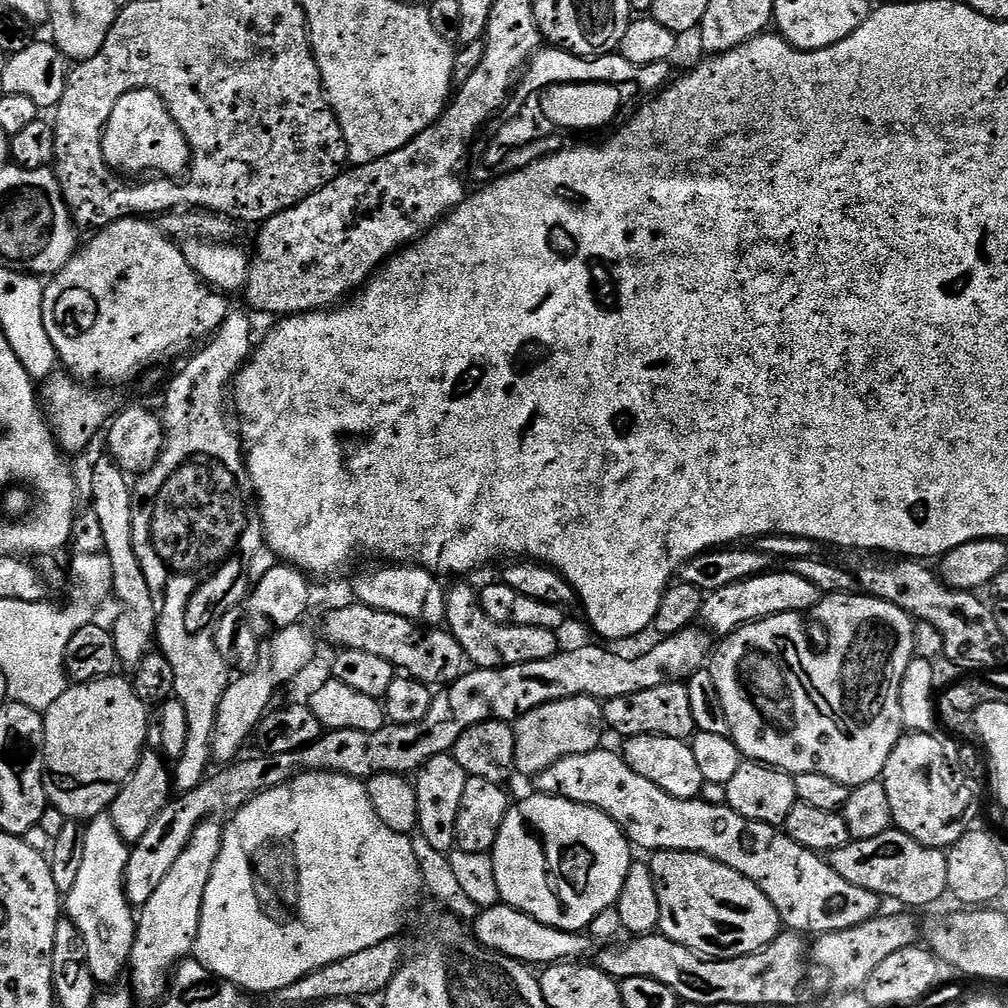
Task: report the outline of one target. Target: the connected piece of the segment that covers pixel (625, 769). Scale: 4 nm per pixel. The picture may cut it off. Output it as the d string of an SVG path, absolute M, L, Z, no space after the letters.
M606 748L574 754L554 762L554 766L546 766L534 778L535 791L602 810L624 831L628 843L637 849L645 848L645 853L693 852L714 858L730 866L730 870L738 870L738 874L750 878L770 898L785 929L801 934L837 932L862 926L862 922L881 915L881 896L854 886L854 882L846 882L821 853L798 846L777 825L742 818L742 814L724 802L707 804L704 798L674 798L654 786L654 782L642 778L642 774L634 774L619 751L607 752Z

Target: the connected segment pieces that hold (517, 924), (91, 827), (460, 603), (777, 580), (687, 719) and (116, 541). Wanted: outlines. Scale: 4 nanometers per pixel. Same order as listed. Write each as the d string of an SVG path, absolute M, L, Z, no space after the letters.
M503 902L494 905L492 908L483 909L479 913L474 924L474 935L480 945L497 952L503 956L509 956L511 960L518 960L525 966L540 964L563 964L565 962L576 962L594 948L593 941L587 935L579 932L563 932L554 926L546 926L534 918L530 918L525 912L511 908Z
M111 815L93 816L84 828L84 845L82 846L82 866L78 870L78 879L74 881L74 890L63 897L62 908L67 919L74 922L78 934L84 938L84 953L90 966L90 974L94 974L97 985L112 986L120 975L125 975L132 959L132 947L136 941L136 921L133 905L128 903L124 893L124 871L128 861L130 845L118 834Z
M456 584L447 593L446 621L447 631L462 646L465 657L473 660L476 668L505 668L518 666L522 662L542 662L542 658L550 658L561 651L560 636L545 628L530 626L514 626L499 624L490 619L480 606L477 589L468 584Z
M769 570L761 576L734 582L722 590L707 593L700 611L703 627L717 637L723 638L736 632L743 624L753 624L787 612L807 614L814 606L820 604L822 594L818 590L818 586L814 586L814 582L806 582L806 578L802 578L802 574L794 574L791 570L776 571Z
M687 683L654 686L654 690L642 690L638 694L626 694L622 698L605 700L602 704L604 722L620 738L630 736L665 736L691 741L696 732L694 714L690 710L690 694Z
M104 454L104 457L101 458L100 461L97 462L96 465L92 468L92 512L96 515L96 524L100 527L100 540L102 543L103 551L107 552L108 557L110 558L110 570L114 570L114 582L112 583L112 596L114 600L117 600L120 603L120 613L116 616L116 625L111 625L110 631L112 633L112 637L114 638L114 646L118 650L118 658L120 659L120 664L123 667L128 667L129 670L135 670L139 667L142 662L142 658L148 655L150 649L154 644L154 637L156 634L156 603L154 602L154 598L150 594L150 586L146 586L146 574L142 574L142 566L138 562L138 554L134 554L134 514L132 513L132 490L133 485L128 484L129 477L126 475L124 469L119 468L116 464L116 461L112 459L111 455Z

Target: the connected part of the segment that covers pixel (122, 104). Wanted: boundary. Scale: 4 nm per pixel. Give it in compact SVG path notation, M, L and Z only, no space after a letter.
M135 88L122 94L122 98L118 98L118 102L114 102L110 122L106 122L104 127L102 154L108 165L121 174L144 172L140 174L159 174L164 178L183 177L190 167L192 158L192 151L188 149L186 138L180 127L174 122L170 110L164 105L159 94L149 88Z

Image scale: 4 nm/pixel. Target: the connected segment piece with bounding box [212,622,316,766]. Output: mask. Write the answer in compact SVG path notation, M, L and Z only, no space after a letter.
M301 622L273 632L263 641L254 670L237 675L237 680L235 677L222 694L212 735L212 758L217 765L227 766L243 753L240 751L243 750L244 743L253 739L260 721L273 707L272 699L275 698L276 691L283 684L290 683L303 668L311 666L312 659L316 656L316 636L306 625L307 623Z

